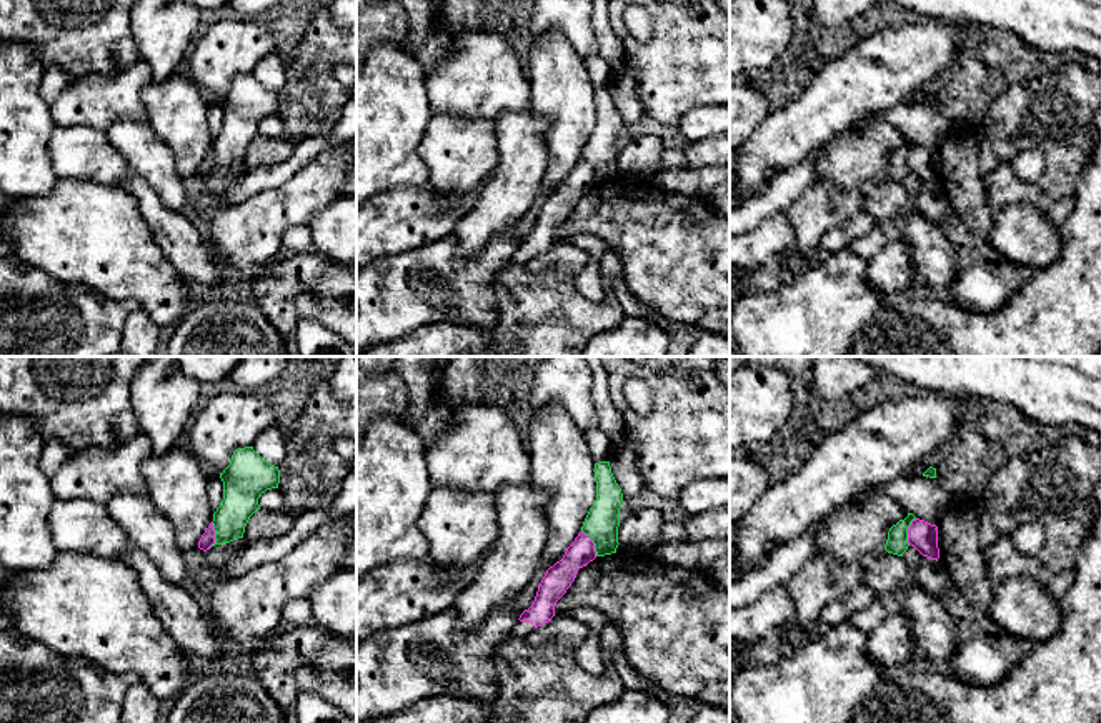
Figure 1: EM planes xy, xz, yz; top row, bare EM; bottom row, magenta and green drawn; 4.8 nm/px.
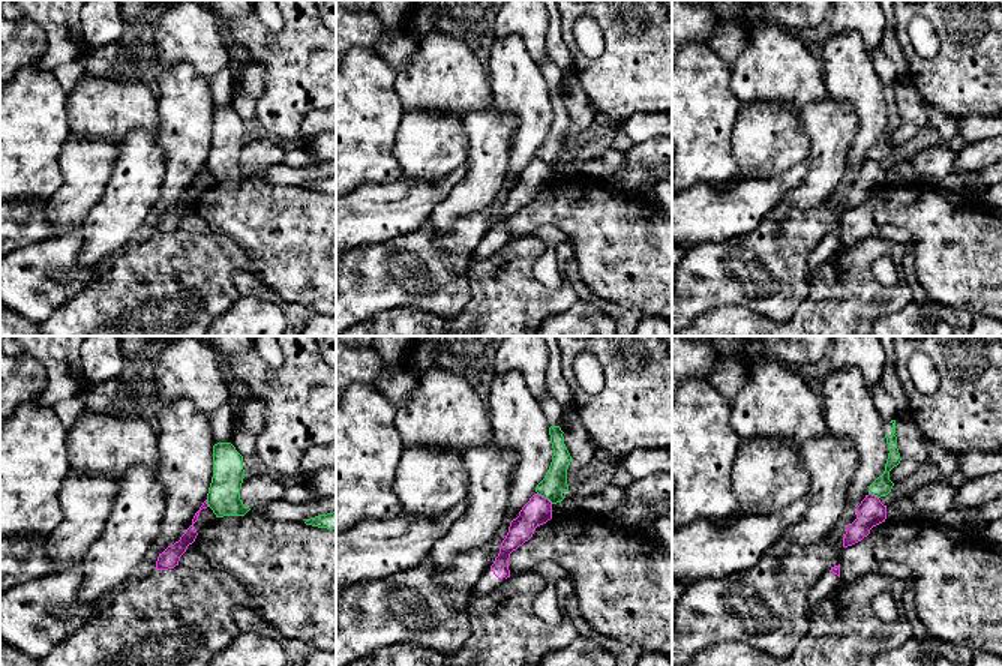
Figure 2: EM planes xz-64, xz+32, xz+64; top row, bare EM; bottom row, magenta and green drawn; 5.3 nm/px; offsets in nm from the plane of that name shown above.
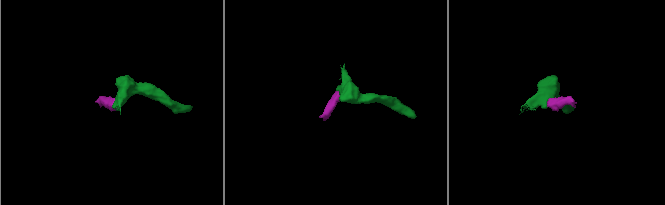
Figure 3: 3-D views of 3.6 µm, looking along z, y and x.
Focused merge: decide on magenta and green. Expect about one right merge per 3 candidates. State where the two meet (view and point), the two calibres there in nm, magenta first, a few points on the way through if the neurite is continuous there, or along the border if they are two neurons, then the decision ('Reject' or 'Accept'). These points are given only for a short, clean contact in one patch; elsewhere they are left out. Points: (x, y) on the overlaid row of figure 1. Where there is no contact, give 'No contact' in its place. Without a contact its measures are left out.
Touches magenta at yz (908, 530). Thickness 140 nm (magenta) against 110 nm. Boundary: yz (916, 518), (910, 525), (908, 543). Reject

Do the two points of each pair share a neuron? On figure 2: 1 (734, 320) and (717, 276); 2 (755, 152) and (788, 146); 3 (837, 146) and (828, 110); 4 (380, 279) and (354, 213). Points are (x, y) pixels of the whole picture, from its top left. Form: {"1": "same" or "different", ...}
{"1": "different", "2": "same", "3": "same", "4": "different"}

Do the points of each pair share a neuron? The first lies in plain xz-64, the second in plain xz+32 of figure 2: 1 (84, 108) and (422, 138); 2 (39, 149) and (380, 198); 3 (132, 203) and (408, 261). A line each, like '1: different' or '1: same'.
1: different
2: different
3: different

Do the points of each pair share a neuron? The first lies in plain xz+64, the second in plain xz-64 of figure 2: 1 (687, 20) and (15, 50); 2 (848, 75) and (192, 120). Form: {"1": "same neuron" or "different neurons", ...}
{"1": "same neuron", "2": "same neuron"}

